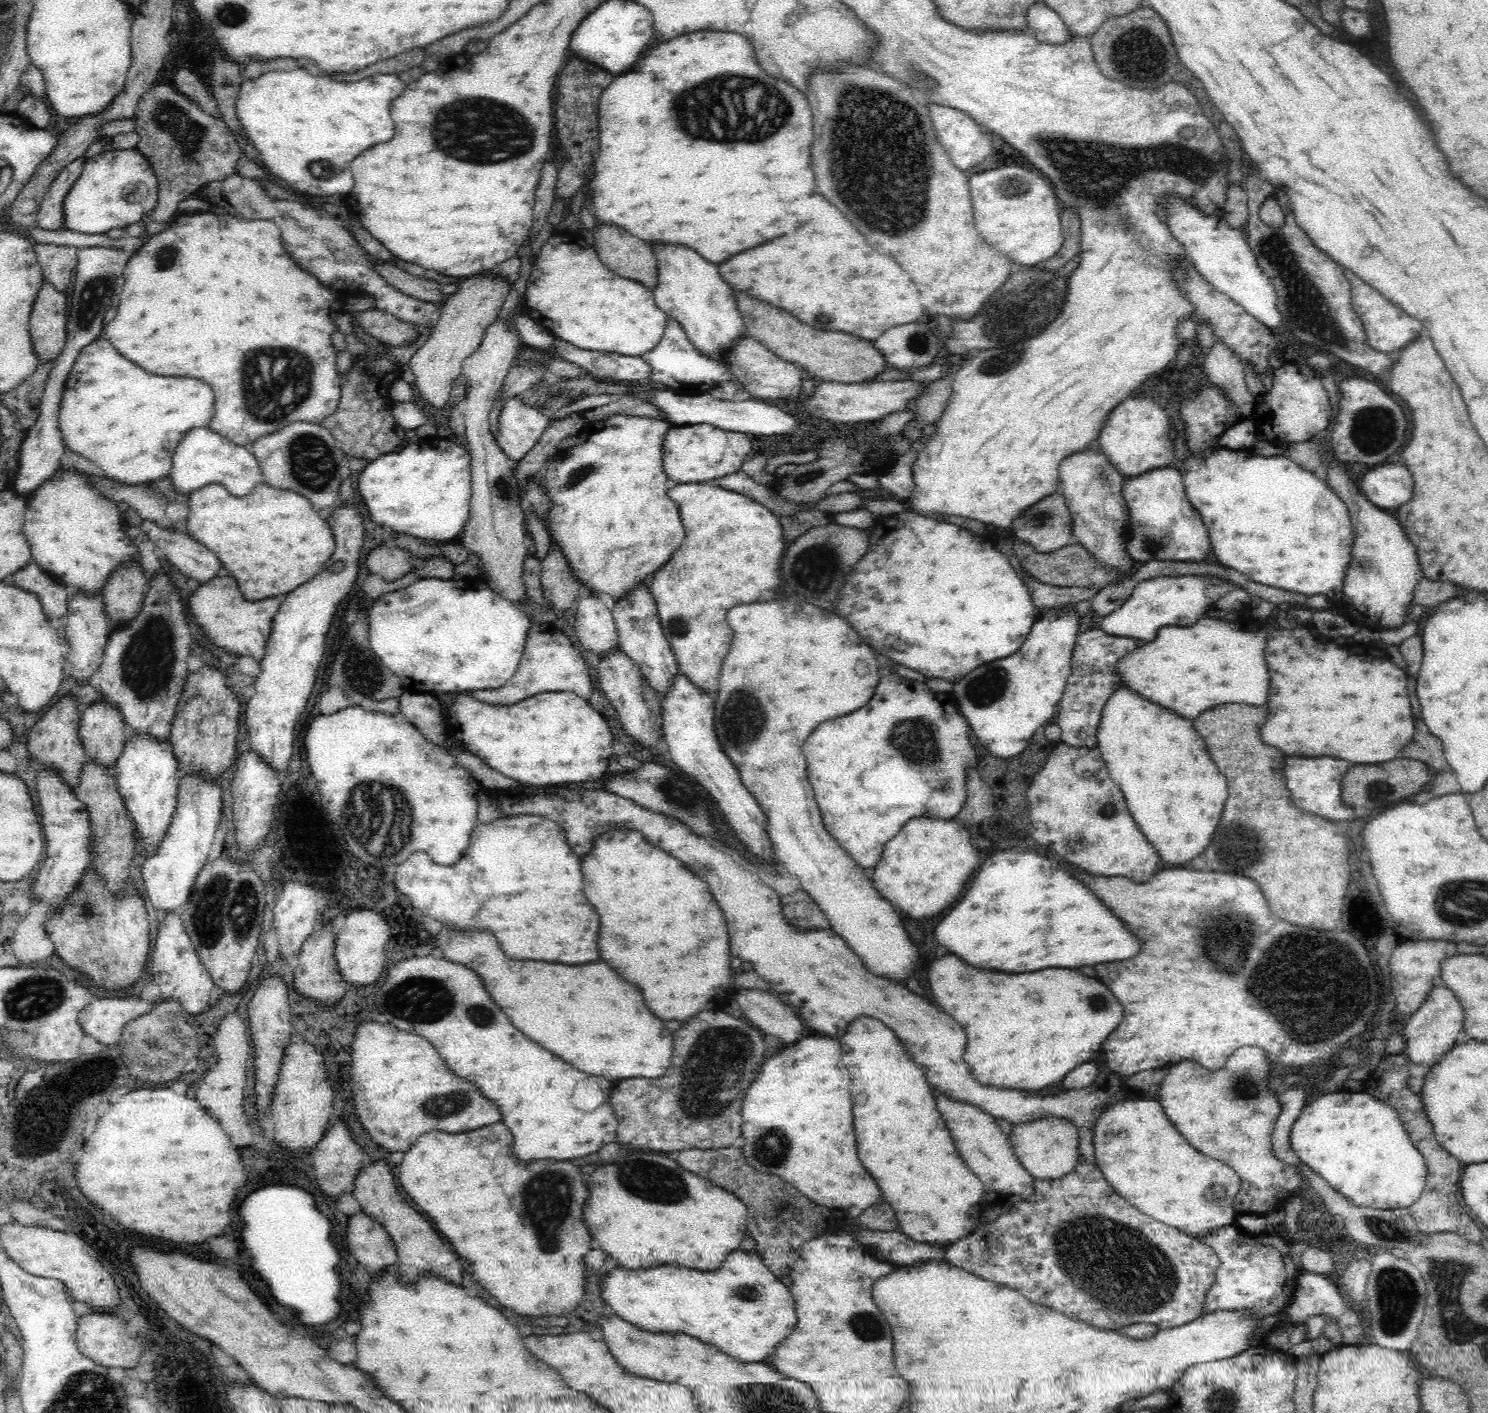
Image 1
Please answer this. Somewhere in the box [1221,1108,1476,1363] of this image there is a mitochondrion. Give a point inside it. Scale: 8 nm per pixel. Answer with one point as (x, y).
(1398, 1294)

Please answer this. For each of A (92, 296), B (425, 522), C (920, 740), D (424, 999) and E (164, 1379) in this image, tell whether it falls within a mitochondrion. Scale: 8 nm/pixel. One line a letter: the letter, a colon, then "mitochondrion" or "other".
A: mitochondrion
B: other
C: mitochondrion
D: mitochondrion
E: other

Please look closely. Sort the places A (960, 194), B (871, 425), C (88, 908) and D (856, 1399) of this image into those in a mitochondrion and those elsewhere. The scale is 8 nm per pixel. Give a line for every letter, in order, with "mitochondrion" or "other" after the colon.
A: other
B: other
C: mitochondrion
D: other

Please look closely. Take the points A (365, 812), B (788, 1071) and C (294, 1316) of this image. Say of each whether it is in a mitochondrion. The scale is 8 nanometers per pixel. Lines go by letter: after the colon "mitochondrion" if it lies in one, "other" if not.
A: mitochondrion
B: other
C: other

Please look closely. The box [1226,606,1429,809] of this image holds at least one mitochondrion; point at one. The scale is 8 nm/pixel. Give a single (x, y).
(1377, 787)

